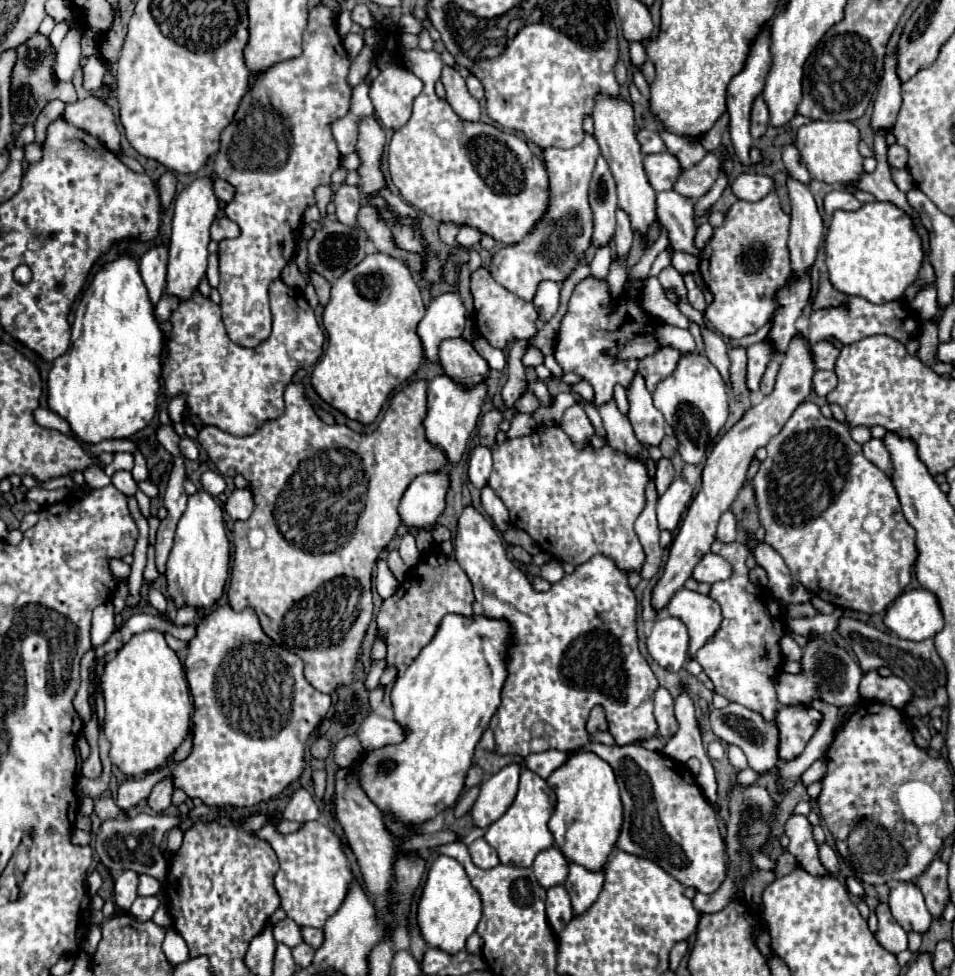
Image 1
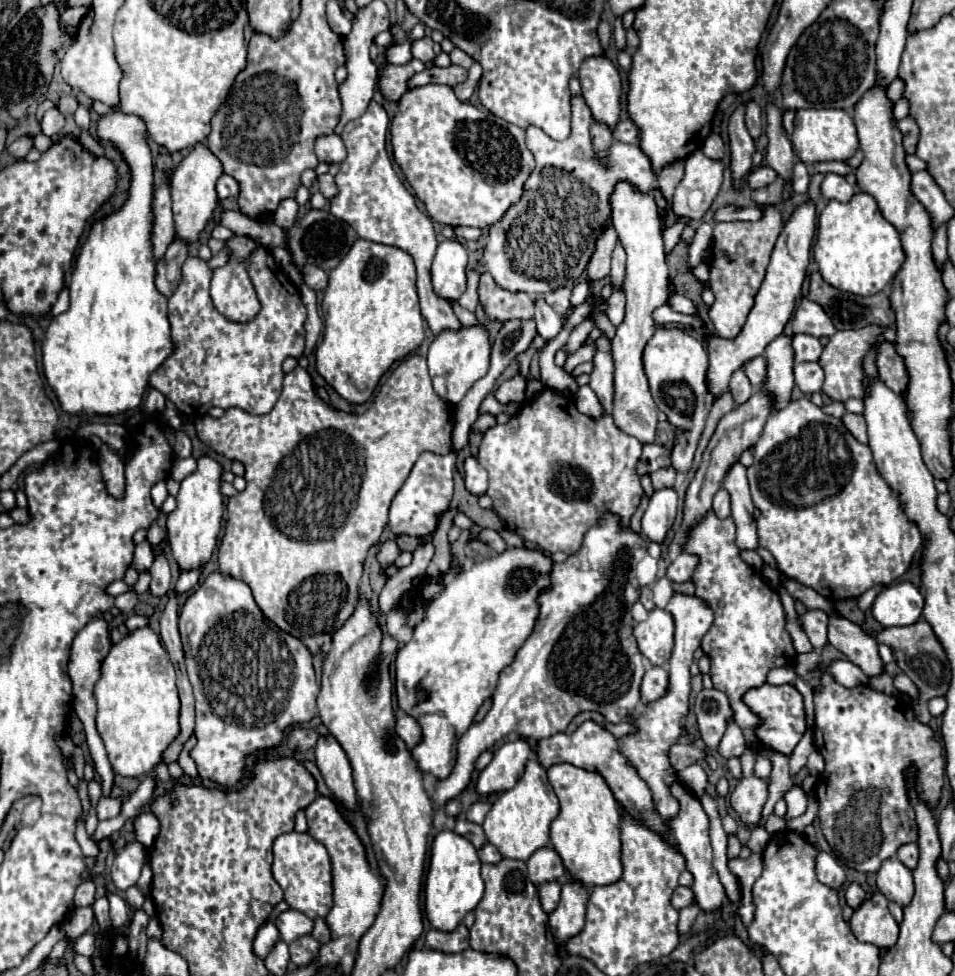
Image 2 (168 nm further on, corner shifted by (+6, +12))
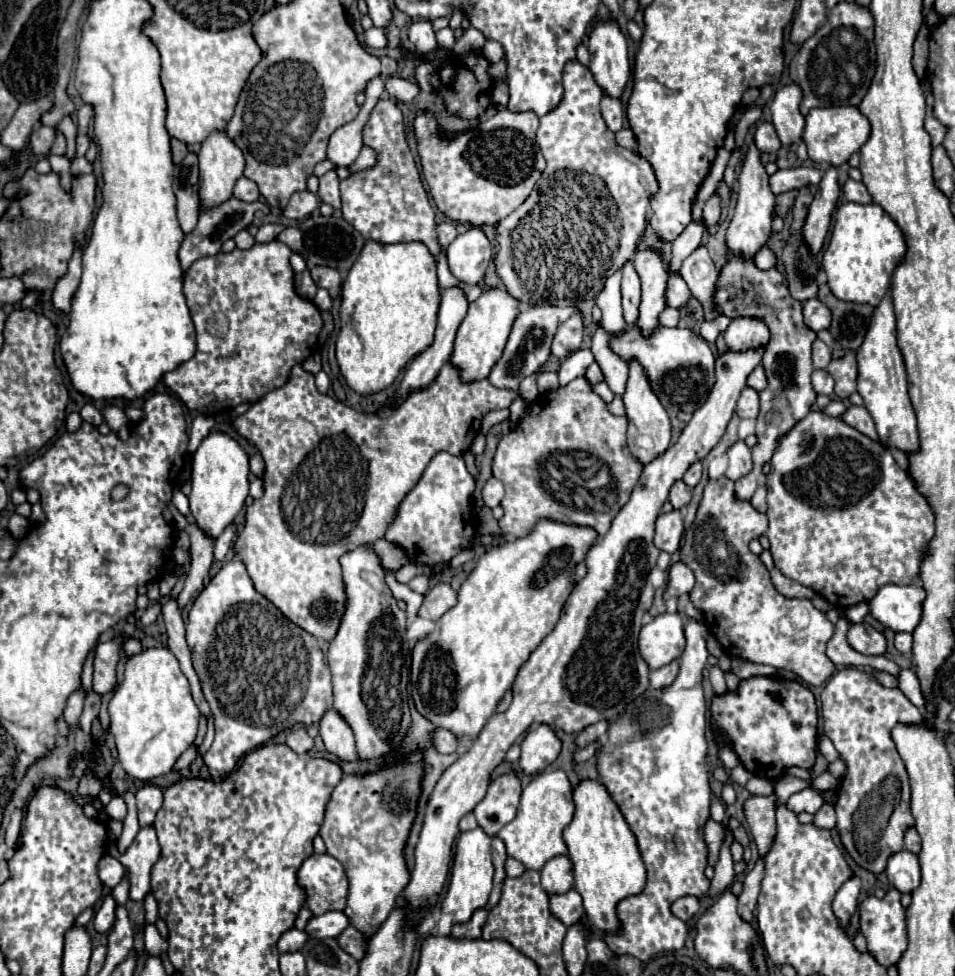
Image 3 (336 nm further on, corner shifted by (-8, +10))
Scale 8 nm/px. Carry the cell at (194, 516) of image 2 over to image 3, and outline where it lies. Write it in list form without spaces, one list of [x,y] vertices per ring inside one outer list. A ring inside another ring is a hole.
[[[210,432],[198,450],[194,452],[192,460],[192,492],[190,492],[190,510],[196,518],[196,524],[202,530],[208,530],[212,538],[218,538],[222,530],[234,522],[236,514],[244,508],[244,500],[248,496],[248,454],[246,450],[228,436],[226,432]]]

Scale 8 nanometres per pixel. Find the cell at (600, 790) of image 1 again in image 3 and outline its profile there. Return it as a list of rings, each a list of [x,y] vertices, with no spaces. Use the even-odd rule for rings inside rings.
[[[582,780],[574,788],[574,804],[576,812],[572,822],[564,828],[564,842],[568,844],[568,856],[574,866],[574,890],[582,896],[584,900],[584,910],[586,910],[586,920],[592,924],[602,934],[618,934],[620,920],[616,916],[616,906],[620,900],[640,894],[646,884],[646,868],[636,844],[636,838],[628,824],[624,822],[624,816],[620,814],[618,806],[612,802],[610,794],[604,790],[604,786],[598,780]]]

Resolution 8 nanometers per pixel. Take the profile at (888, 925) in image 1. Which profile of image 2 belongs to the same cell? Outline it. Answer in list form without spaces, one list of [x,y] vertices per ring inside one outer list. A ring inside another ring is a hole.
[[[874,892],[870,900],[864,900],[854,910],[854,914],[850,918],[850,926],[852,926],[854,936],[860,942],[870,942],[870,944],[876,944],[880,948],[892,948],[896,944],[896,940],[898,940],[898,924],[892,918],[892,914],[888,912],[888,900],[880,892]]]

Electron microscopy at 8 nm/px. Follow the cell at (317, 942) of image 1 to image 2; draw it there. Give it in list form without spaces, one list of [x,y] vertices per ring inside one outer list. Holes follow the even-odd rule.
[[[316,918],[316,920],[314,920],[314,928],[312,928],[310,934],[312,934],[320,944],[324,944],[324,942],[330,940],[330,930],[328,930],[328,926],[326,926],[326,922],[324,922],[322,918]]]

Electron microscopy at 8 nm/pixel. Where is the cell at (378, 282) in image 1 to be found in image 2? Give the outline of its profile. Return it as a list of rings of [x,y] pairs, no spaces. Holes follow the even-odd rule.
[[[358,238],[354,242],[354,246],[350,248],[350,252],[344,256],[344,260],[330,272],[330,280],[328,280],[328,288],[324,290],[324,300],[322,300],[322,314],[324,314],[324,336],[322,336],[322,344],[316,348],[316,372],[350,404],[364,404],[376,390],[380,378],[384,376],[384,372],[396,362],[406,358],[410,352],[414,352],[422,340],[424,340],[424,318],[420,314],[420,306],[418,306],[418,294],[416,294],[416,268],[412,262],[412,256],[400,248],[394,246],[386,246],[386,244],[376,244],[370,240],[362,240]]]

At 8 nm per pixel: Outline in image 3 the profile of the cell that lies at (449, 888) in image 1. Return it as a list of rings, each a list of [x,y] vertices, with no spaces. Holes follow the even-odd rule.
[[[482,828],[462,832],[456,840],[456,854],[450,872],[450,886],[442,900],[442,912],[454,914],[454,922],[462,924],[468,922],[474,910],[486,906],[490,890],[492,890],[492,836],[488,836]]]

